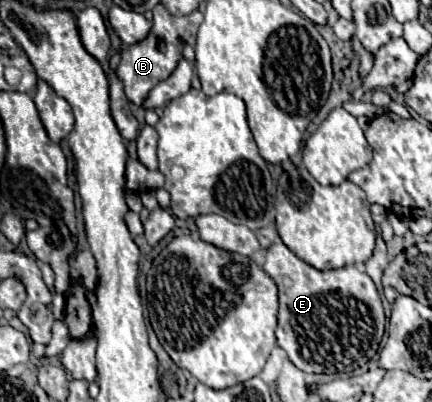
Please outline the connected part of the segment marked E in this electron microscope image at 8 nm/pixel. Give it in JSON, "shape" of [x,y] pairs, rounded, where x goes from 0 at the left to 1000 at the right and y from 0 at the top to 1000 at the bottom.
{"shape":[[[639,602],[620,617],[611,677],[639,701],[648,731],[648,776],[639,816],[644,861],[662,871],[671,900],[685,915],[727,930],[806,930],[870,886],[880,846],[889,836],[894,786],[875,721],[847,677],[829,672],[824,662],[801,662],[787,672],[755,672],[755,677],[731,672],[718,657],[699,652],[653,602]]]}

